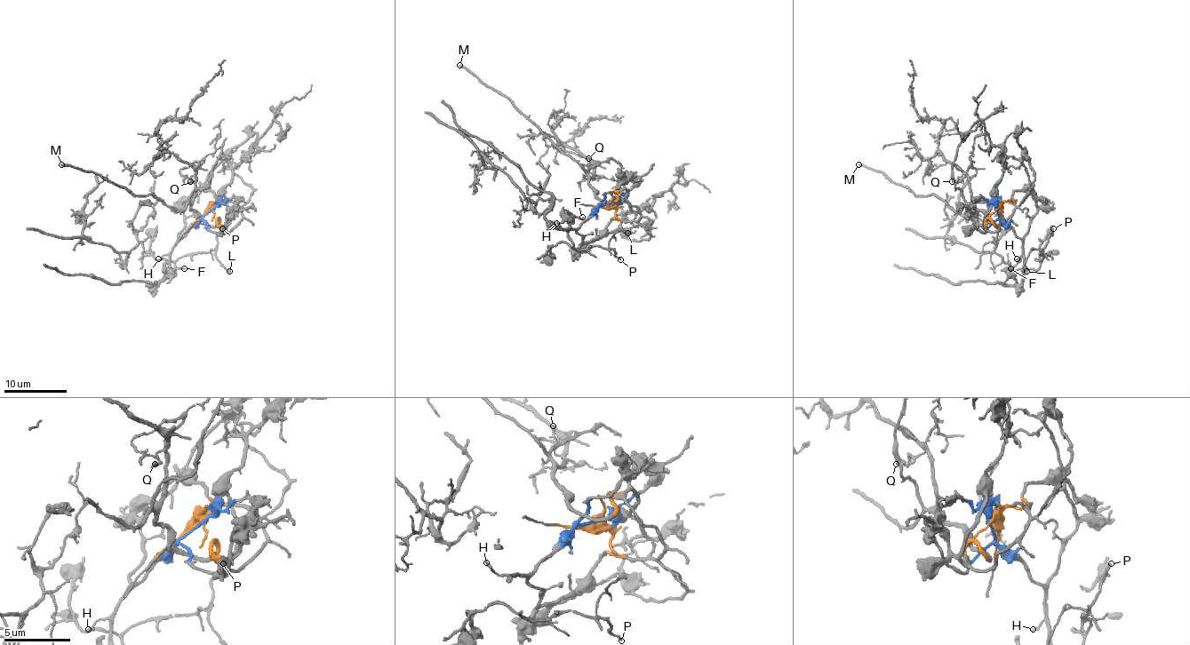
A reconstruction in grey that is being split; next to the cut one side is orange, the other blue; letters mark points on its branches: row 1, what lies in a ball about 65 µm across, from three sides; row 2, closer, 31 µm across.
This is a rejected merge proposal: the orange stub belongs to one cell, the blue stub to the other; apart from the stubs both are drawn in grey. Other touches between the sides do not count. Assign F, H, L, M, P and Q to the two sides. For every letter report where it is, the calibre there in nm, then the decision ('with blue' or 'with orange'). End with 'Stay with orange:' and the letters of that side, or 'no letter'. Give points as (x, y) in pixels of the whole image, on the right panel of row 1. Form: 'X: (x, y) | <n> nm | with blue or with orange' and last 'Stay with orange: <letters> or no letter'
F: (1010, 268) | 140 nm | with blue
H: (1017, 258) | 170 nm | with blue
L: (1026, 271) | 190 nm | with blue
M: (858, 164) | 260 nm | with orange
P: (1053, 228) | 110 nm | with blue
Q: (952, 181) | 150 nm | with orange
Stay with orange: M, Q

